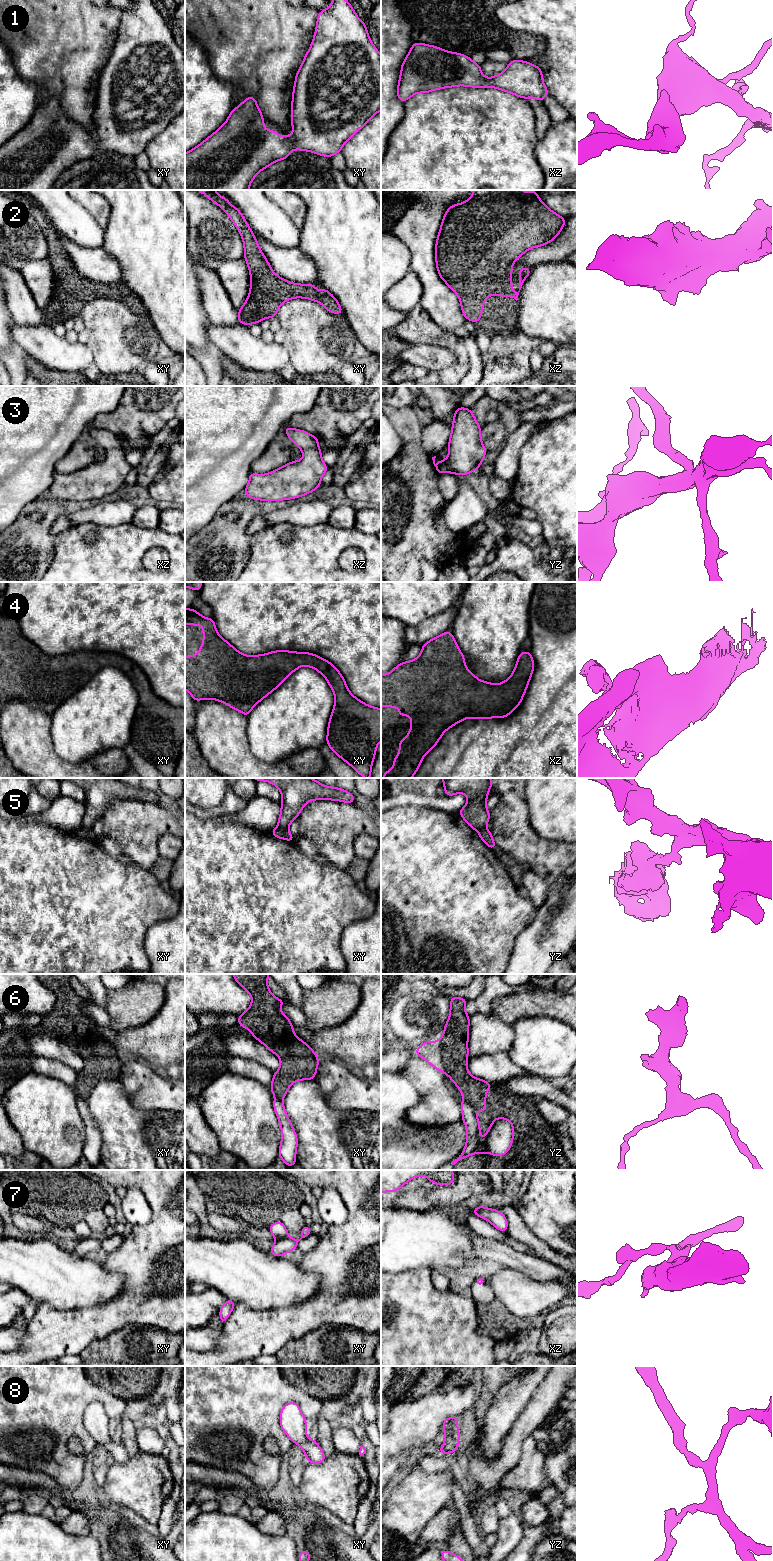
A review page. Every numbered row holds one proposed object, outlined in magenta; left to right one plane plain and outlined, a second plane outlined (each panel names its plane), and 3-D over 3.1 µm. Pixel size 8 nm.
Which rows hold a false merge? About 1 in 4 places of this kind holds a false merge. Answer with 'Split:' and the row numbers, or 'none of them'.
Split: 5, 6, 7

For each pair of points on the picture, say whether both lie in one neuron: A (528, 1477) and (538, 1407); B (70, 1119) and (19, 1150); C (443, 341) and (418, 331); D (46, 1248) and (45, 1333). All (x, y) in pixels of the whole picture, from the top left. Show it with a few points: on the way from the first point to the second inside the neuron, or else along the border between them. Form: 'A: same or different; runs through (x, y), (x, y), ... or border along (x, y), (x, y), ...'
A: different; border along (531, 1435), (524, 1440), (520, 1457)
B: different; border along (12, 1126), (20, 1136), (27, 1153)
C: same; runs through (437, 336), (424, 331)
D: different; border along (40, 1303), (48, 1303), (55, 1308), (67, 1310)

